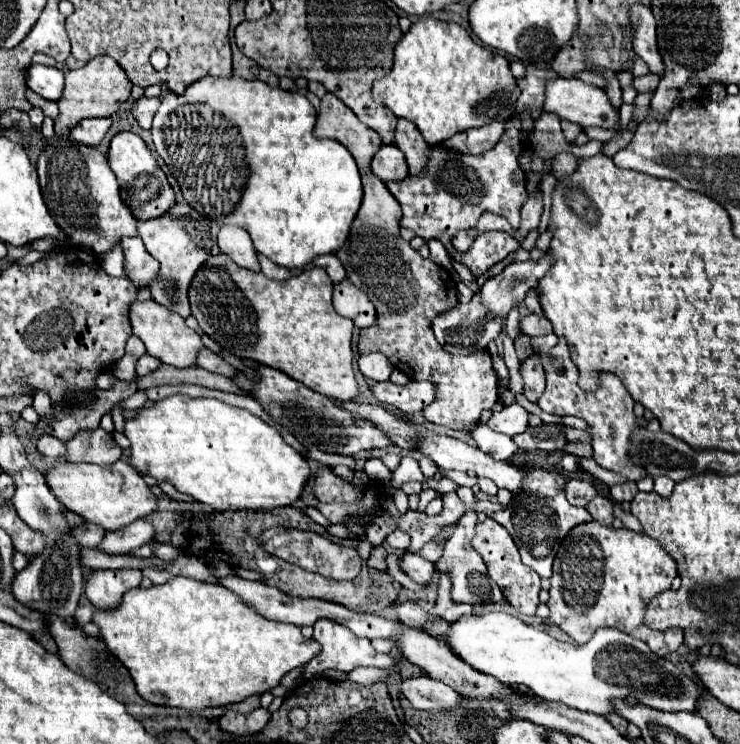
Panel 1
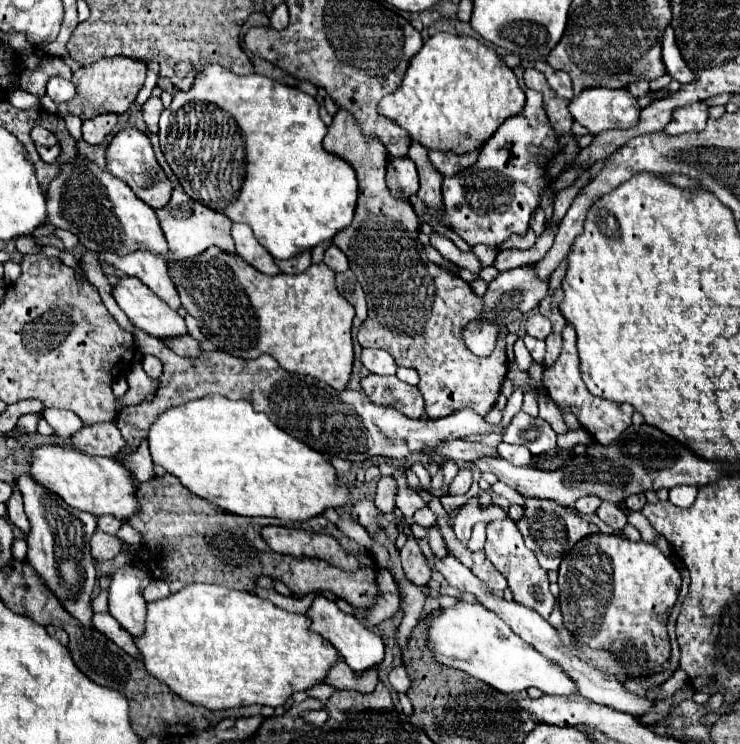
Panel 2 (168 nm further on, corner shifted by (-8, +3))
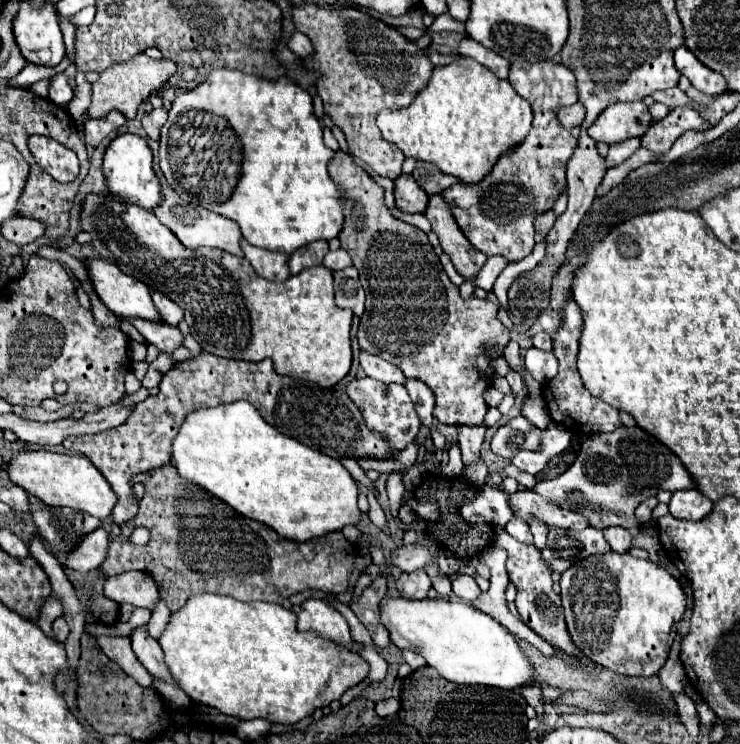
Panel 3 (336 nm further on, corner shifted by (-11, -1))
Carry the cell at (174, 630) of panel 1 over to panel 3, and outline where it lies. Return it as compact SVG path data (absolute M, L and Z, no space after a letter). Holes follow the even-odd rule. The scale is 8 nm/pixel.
M222 594L190 596L184 608L170 614L158 642L172 678L194 702L242 720L268 718L276 724L296 724L316 708L340 700L350 686L356 686L368 674L368 664L362 656L334 648L332 642L316 634L298 632L292 610L270 602L240 602Z

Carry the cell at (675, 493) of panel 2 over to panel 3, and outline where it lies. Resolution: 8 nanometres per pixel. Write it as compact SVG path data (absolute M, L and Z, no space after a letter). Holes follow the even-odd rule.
M698 488L678 490L672 494L668 508L676 518L702 520L712 510L712 500L708 500L708 496L704 496L704 492L700 492Z

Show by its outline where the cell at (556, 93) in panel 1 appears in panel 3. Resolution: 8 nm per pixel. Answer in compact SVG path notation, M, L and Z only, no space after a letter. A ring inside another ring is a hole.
M642 102L610 104L588 128L588 136L596 142L622 142L632 136L642 136L648 130L648 108Z

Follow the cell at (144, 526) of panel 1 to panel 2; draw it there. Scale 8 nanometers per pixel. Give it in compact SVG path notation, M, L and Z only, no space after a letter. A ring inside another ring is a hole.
M99 528L95 530L89 546L91 546L91 556L93 556L97 562L113 560L113 558L123 550L123 542L121 542L117 536L105 534L105 532L99 530Z

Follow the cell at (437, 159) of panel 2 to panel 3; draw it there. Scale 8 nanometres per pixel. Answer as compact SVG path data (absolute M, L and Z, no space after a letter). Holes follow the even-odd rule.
M416 162L412 176L428 194L440 194L442 190L460 182L456 176L448 176L448 174L440 172L432 162Z

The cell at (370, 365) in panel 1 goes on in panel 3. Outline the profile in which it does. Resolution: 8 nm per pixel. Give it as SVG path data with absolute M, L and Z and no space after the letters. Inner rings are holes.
M360 352L360 366L362 370L366 372L366 376L374 378L374 380L380 380L384 384L404 384L404 376L400 372L400 368L396 368L394 364L386 362L384 358L378 358L374 354L368 354L368 352Z

